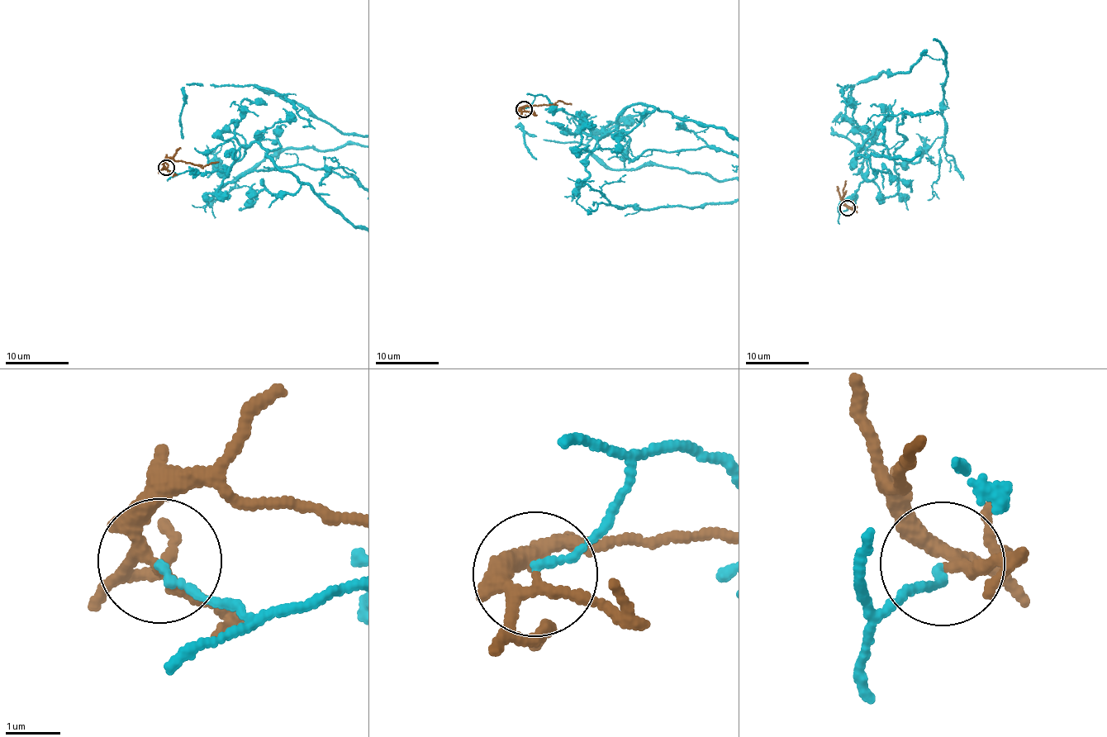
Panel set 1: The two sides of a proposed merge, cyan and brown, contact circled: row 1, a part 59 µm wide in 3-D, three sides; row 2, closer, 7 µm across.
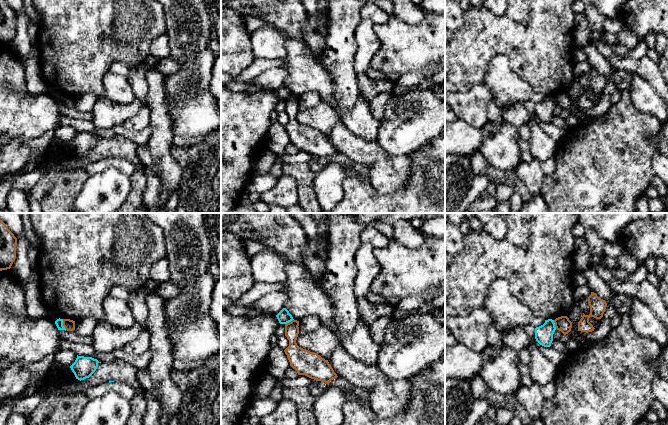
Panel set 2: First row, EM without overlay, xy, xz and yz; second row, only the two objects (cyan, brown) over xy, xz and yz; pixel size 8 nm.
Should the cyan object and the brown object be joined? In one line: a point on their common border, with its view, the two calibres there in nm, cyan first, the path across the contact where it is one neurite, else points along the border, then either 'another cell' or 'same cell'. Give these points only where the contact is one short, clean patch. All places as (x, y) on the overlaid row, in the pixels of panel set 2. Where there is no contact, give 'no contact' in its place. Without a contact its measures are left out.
meets cyan in xy at (62, 324); 60 nm thick on the cyan side, 90 nm on the other; border along xy (62, 319), (62, 325), (66, 329); another cell

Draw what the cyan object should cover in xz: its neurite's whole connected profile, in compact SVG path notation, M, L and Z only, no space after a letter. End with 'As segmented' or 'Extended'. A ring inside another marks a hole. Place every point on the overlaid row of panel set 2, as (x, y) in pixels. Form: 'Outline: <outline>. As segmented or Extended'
Outline: M283 308L277 315L276 315L280 324L287 324L291 322L293 319L292 315L286 308Z. As segmented

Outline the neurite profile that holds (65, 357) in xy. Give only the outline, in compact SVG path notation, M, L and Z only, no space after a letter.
M58 349L54 353L54 358L56 363L71 366L75 362L77 354L71 350Z

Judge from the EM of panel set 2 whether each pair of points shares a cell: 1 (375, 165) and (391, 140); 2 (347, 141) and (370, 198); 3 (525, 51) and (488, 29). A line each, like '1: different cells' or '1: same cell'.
1: different cells
2: different cells
3: same cell

